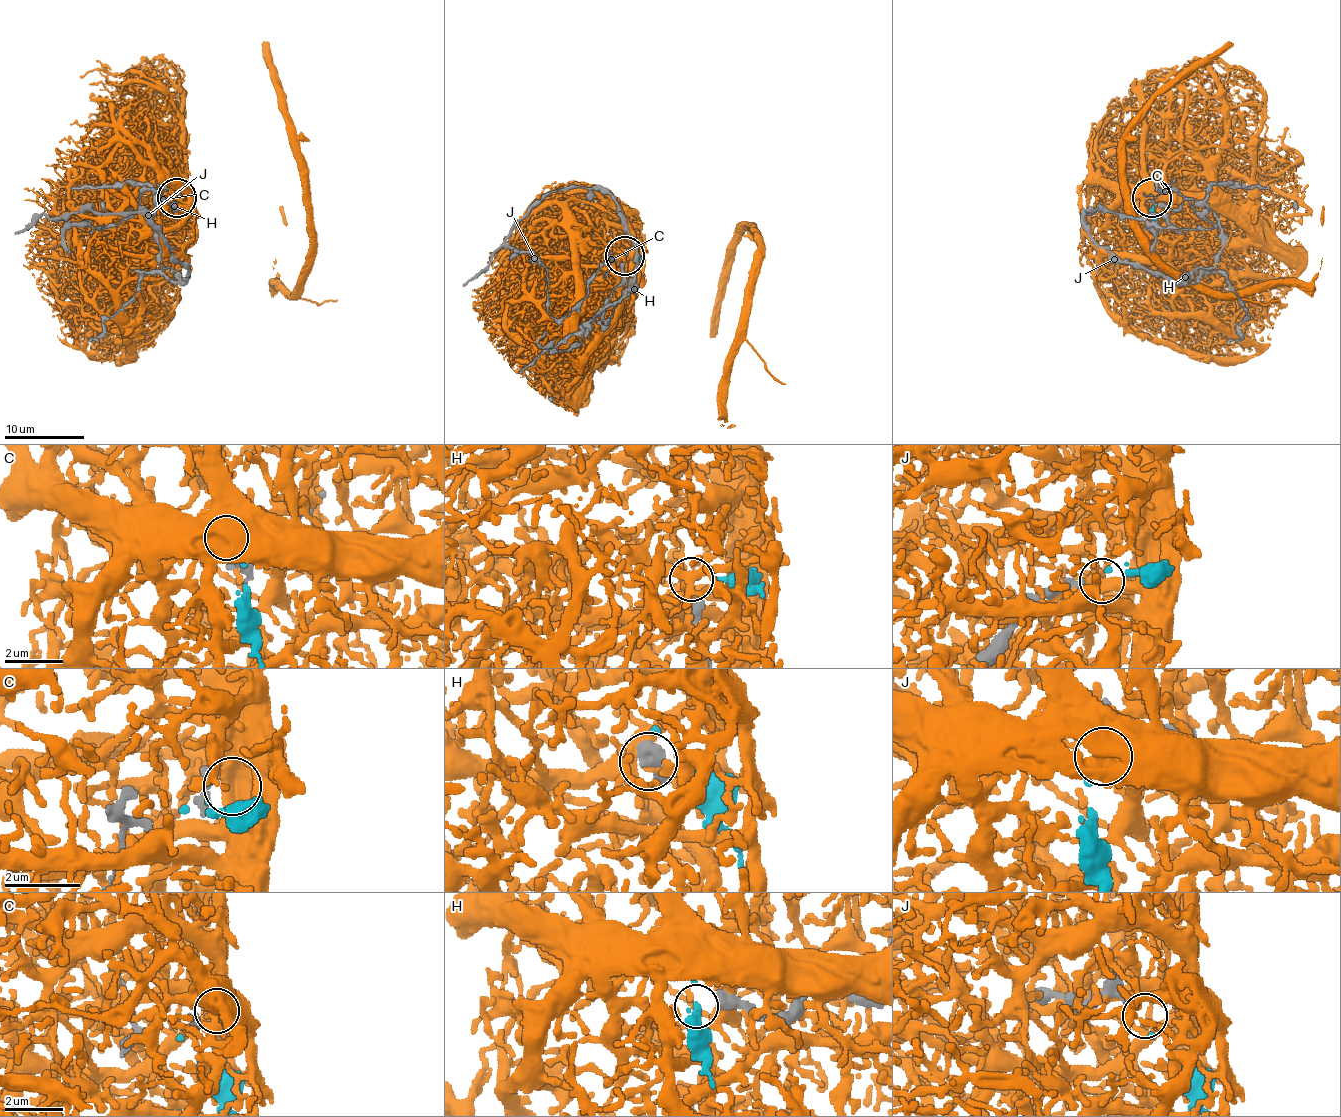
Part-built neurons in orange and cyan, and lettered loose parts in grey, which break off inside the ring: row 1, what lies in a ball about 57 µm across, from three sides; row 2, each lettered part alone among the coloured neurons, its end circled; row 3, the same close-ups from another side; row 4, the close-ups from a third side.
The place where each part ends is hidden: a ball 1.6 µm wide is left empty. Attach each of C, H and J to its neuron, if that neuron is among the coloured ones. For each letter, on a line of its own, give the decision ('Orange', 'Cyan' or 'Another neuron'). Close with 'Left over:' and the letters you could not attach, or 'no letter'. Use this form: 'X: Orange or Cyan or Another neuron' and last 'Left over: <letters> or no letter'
C: Orange
H: Another neuron
J: Cyan
Left over: H

